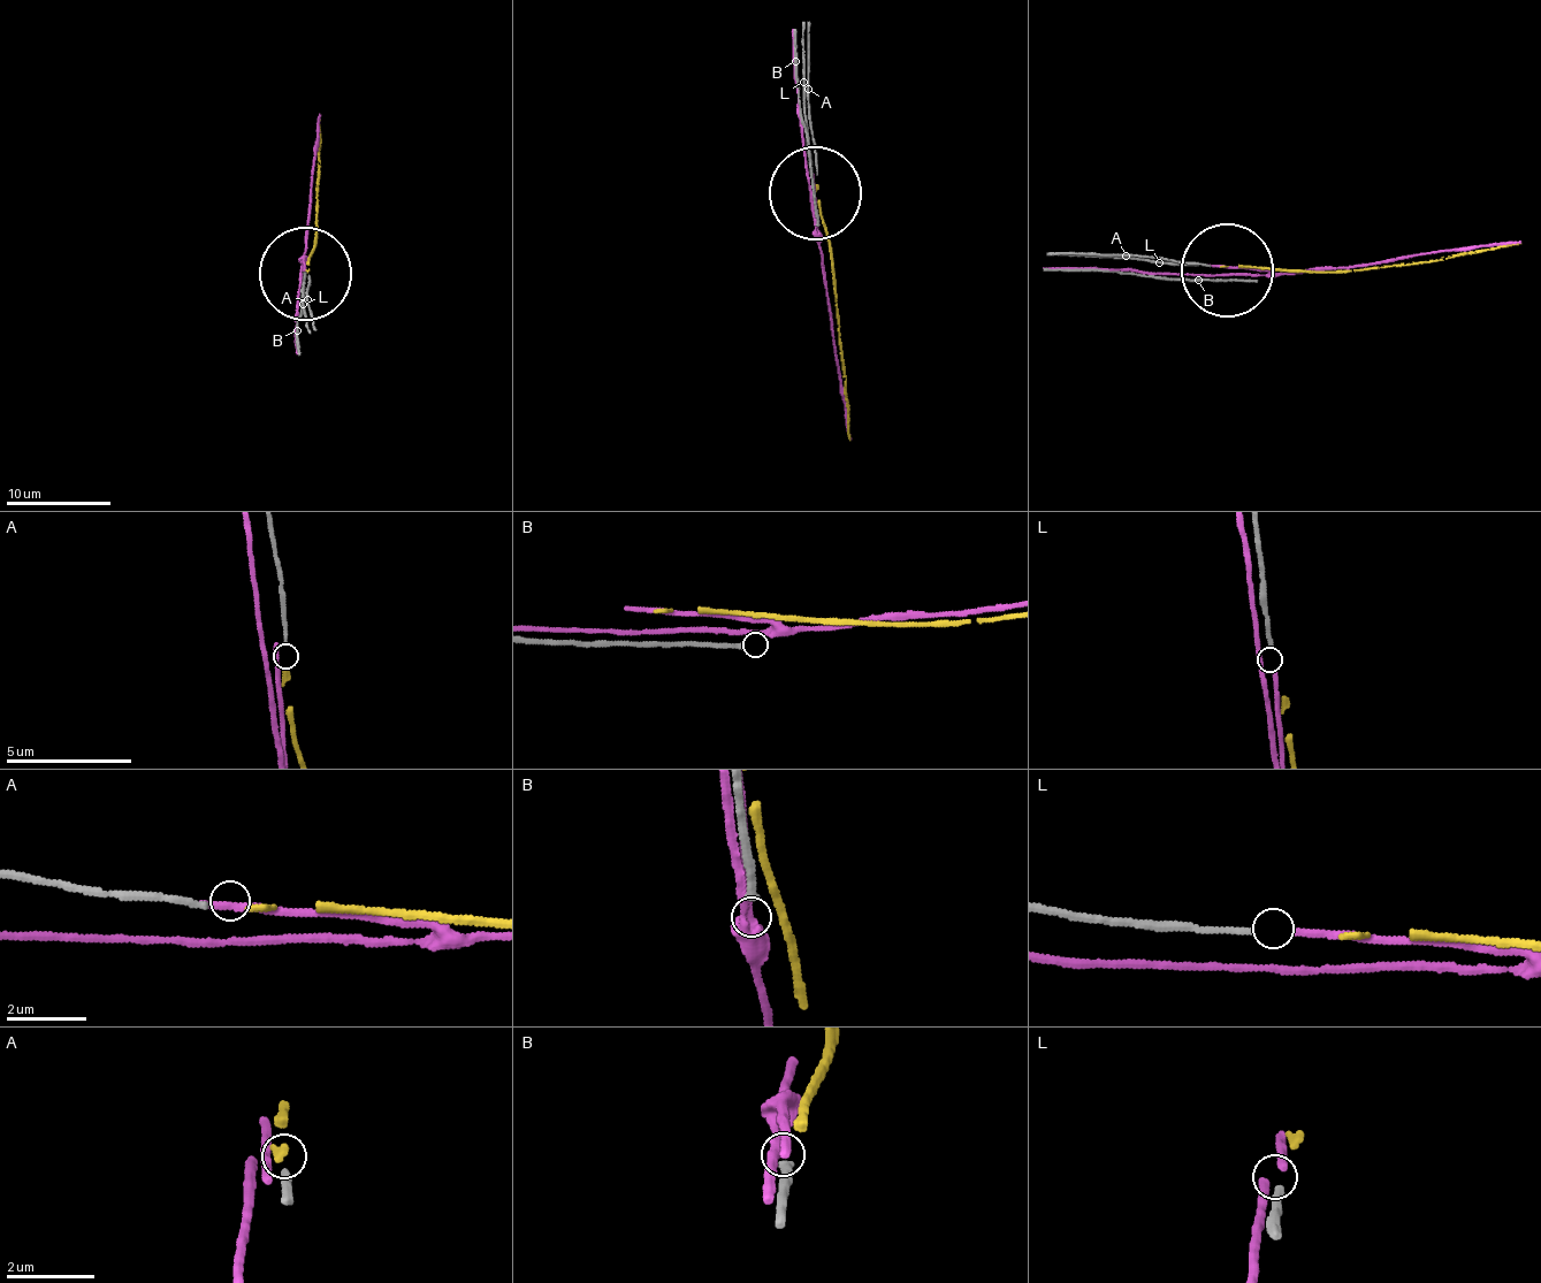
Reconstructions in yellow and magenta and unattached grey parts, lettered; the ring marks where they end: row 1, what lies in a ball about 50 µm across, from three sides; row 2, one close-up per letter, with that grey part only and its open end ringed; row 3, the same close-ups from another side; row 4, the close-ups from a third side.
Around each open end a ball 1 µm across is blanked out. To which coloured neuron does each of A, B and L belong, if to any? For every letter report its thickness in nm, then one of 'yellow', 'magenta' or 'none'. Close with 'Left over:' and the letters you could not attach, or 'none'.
A: 150 nm | yellow
B: 200 nm | none
L: 160 nm | magenta
Left over: B

